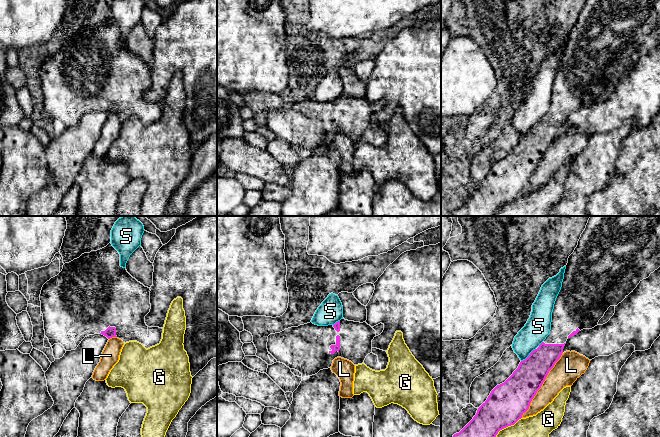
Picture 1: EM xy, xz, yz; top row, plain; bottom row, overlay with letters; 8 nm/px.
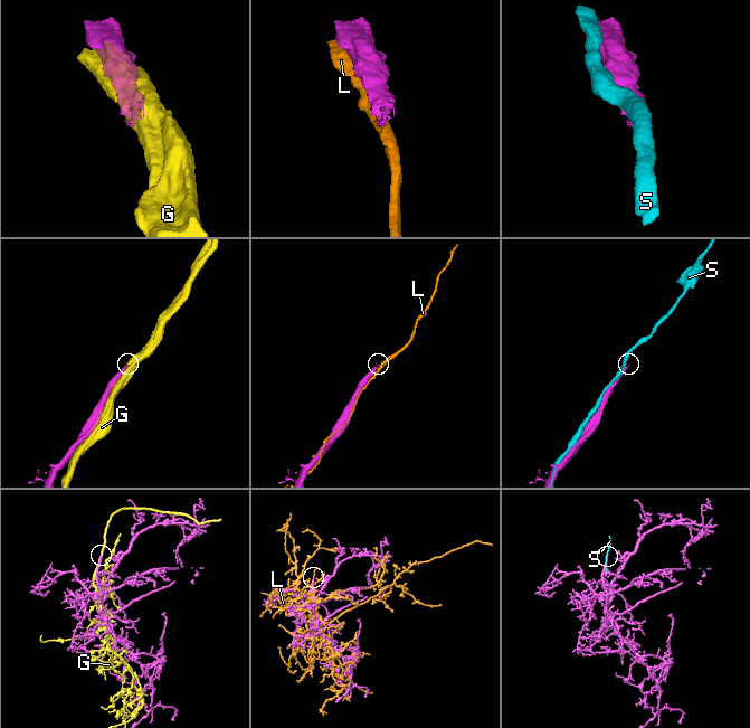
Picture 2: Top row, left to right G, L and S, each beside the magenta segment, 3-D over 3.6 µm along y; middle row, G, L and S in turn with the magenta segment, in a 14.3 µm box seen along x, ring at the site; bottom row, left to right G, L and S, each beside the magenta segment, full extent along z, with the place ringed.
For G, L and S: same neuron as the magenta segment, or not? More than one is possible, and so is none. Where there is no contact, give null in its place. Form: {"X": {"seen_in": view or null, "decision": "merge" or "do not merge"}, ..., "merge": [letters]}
{"G": {"seen_in": "yz", "decision": "do not merge"}, "L": {"seen_in": "yz", "decision": "do not merge"}, "S": {"seen_in": "yz", "decision": "do not merge"}, "merge": []}

